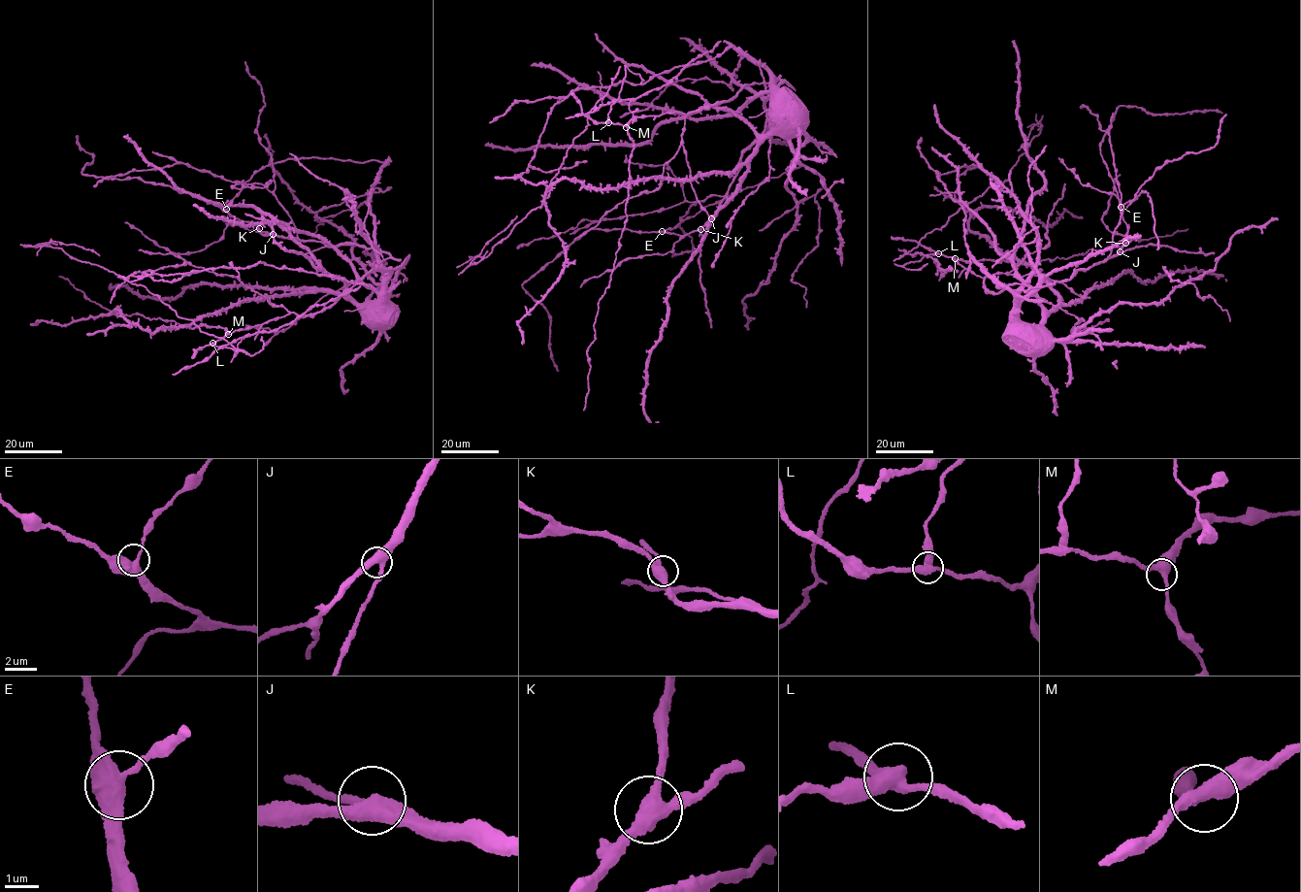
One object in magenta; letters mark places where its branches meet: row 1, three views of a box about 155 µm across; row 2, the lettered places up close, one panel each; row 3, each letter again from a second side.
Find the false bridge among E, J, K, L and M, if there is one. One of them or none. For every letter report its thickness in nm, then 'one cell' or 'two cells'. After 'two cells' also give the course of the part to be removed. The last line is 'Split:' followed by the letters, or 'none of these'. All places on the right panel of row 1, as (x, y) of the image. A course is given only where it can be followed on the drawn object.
E: calibre 380 nm; one cell
J: calibre 400 nm; one cell
K: calibre 400 nm; one cell
L: calibre 400 nm; two cells; course (938, 253), (894, 263), (961, 206), (1008, 180), (1038, 136), (1039, 123), (1018, 150)
M: calibre 360 nm; one cell
Split: L

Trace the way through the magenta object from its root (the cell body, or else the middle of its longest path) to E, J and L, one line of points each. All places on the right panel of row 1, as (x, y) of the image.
E: (1009, 335), (1046, 319), (1059, 297), (1046, 276), (986, 276), (994, 294), (1066, 280), (1122, 247), (1121, 207)
J: (1009, 335), (1046, 319), (1059, 297), (1046, 276), (987, 275), (994, 294), (1015, 283), (1033, 288), (1120, 251)
L: (1009, 335), (1015, 328), (1038, 324), (1059, 304), (1047, 277), (998, 273), (982, 277), (953, 256), (938, 253)

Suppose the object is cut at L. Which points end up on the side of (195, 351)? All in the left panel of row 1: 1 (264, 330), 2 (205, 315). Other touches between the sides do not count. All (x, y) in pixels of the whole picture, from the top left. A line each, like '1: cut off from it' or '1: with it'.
1: with it
2: with it

